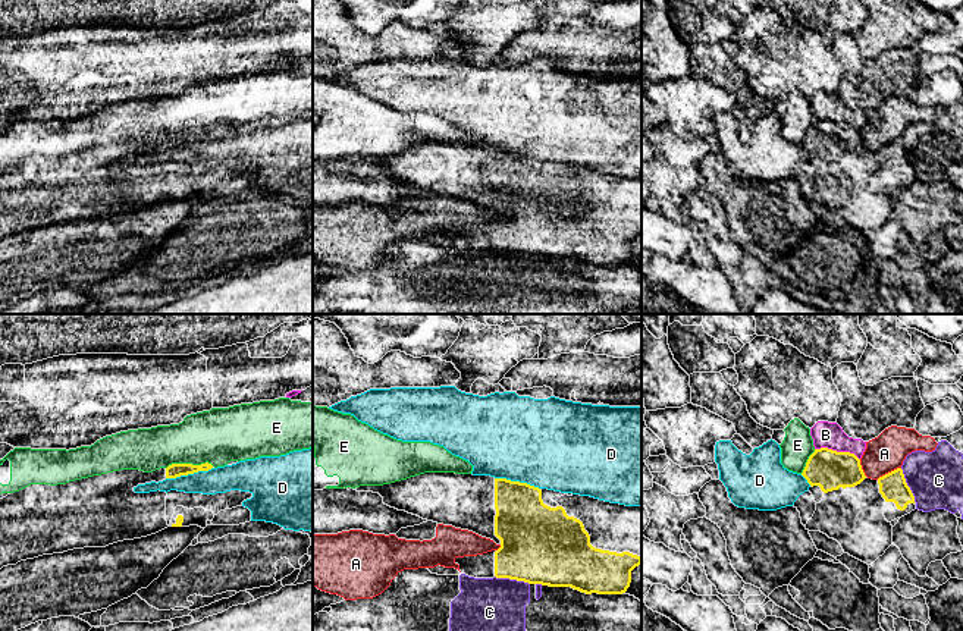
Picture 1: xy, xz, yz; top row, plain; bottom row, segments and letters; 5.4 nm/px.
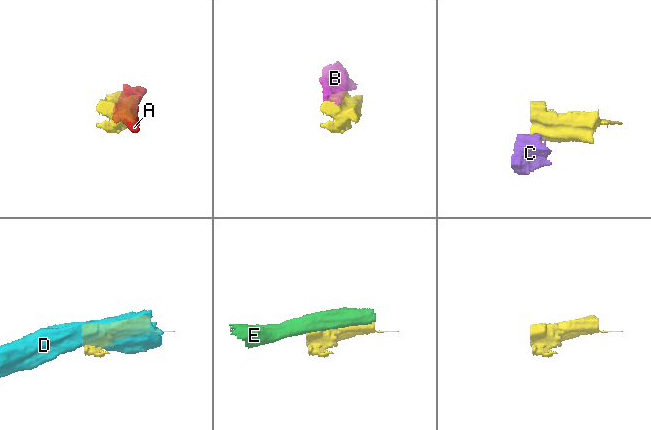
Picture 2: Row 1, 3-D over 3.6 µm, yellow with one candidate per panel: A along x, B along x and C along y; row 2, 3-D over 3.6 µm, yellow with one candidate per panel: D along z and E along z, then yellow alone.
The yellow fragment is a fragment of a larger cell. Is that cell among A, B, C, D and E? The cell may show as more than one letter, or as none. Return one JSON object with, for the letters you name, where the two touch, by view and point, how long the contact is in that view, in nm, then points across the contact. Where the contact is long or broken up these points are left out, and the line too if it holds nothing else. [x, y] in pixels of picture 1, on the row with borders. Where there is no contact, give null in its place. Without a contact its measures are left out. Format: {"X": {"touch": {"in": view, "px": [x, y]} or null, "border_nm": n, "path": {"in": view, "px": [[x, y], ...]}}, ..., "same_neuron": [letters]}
{"same_neuron": []}

